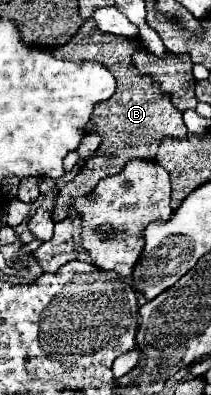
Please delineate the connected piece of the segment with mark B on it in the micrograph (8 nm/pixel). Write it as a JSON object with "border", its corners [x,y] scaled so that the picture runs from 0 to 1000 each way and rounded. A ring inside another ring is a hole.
{"border":[[[403,51],[403,61],[374,71],[374,81],[299,116],[270,122],[213,122],[232,137],[261,147],[336,152],[336,157],[479,157],[507,167],[507,177],[545,192],[555,203],[555,228],[536,248],[450,263],[450,278],[431,289],[431,304],[403,319],[403,334],[479,344],[479,370],[460,390],[422,405],[393,410],[384,430],[365,446],[280,486],[270,522],[289,527],[289,547],[318,547],[318,527],[336,522],[336,506],[365,496],[412,491],[460,456],[488,446],[526,446],[583,430],[583,420],[630,405],[630,400],[678,400],[678,405],[725,405],[744,395],[744,375],[773,349],[886,349],[886,319],[867,309],[867,294],[820,263],[801,263],[801,243],[782,243],[754,218],[716,203],[716,192],[668,187],[630,157],[621,137],[640,132],[640,116],[621,106],[592,106],[583,91],[469,81],[450,71],[441,51]]]}

